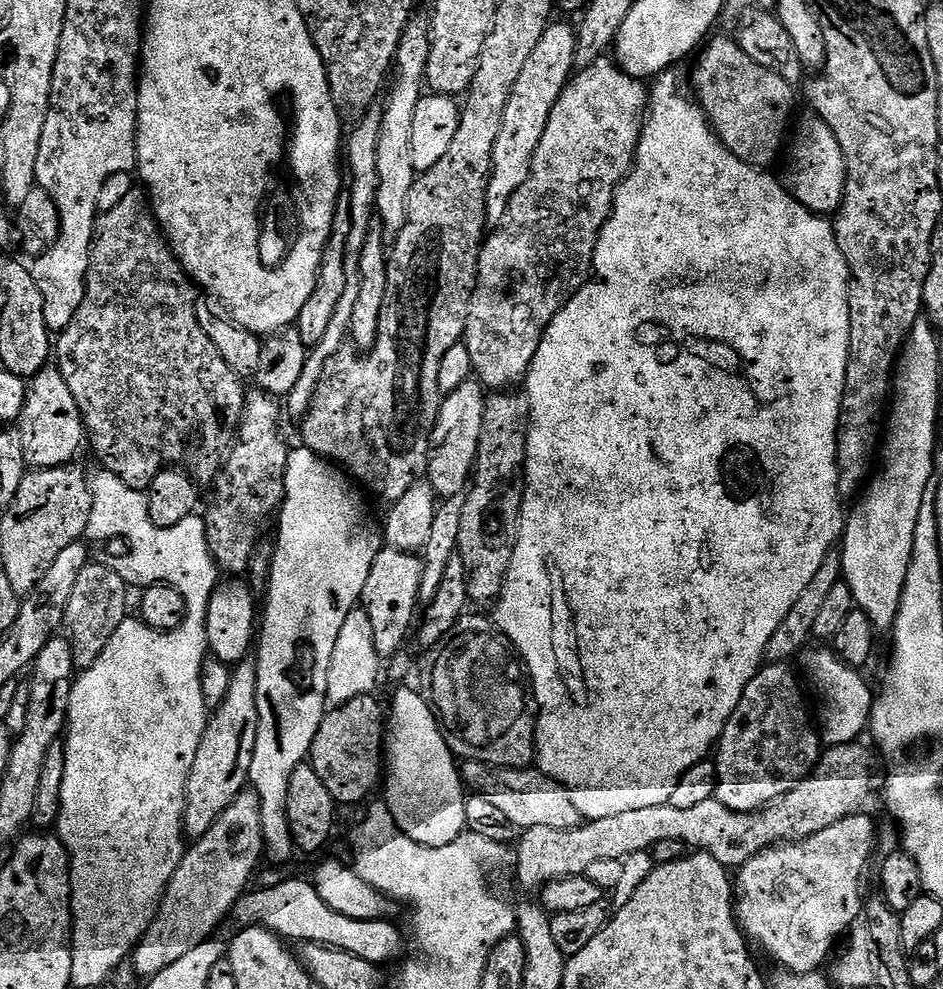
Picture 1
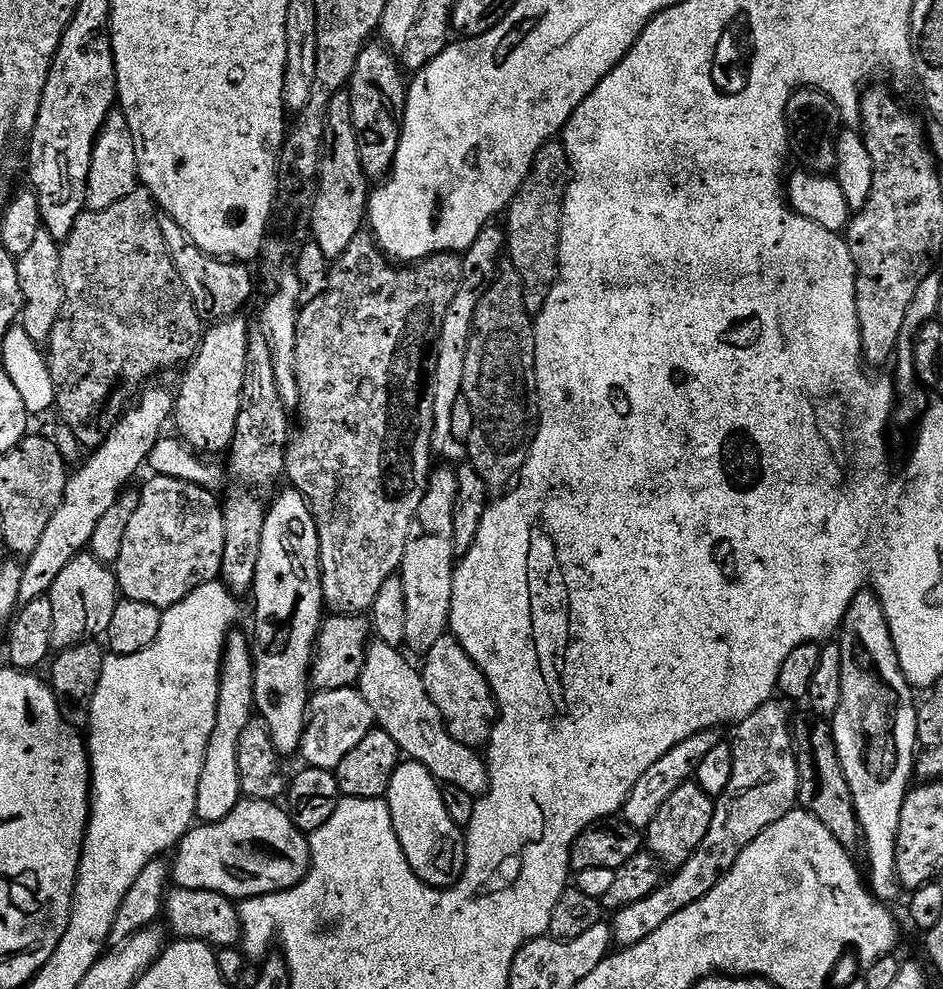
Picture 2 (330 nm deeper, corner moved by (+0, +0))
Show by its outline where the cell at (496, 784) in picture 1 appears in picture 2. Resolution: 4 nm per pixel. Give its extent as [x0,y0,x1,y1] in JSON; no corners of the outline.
[358,639,488,798]

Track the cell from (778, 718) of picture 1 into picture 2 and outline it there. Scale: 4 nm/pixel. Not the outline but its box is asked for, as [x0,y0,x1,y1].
[611,698,798,948]

